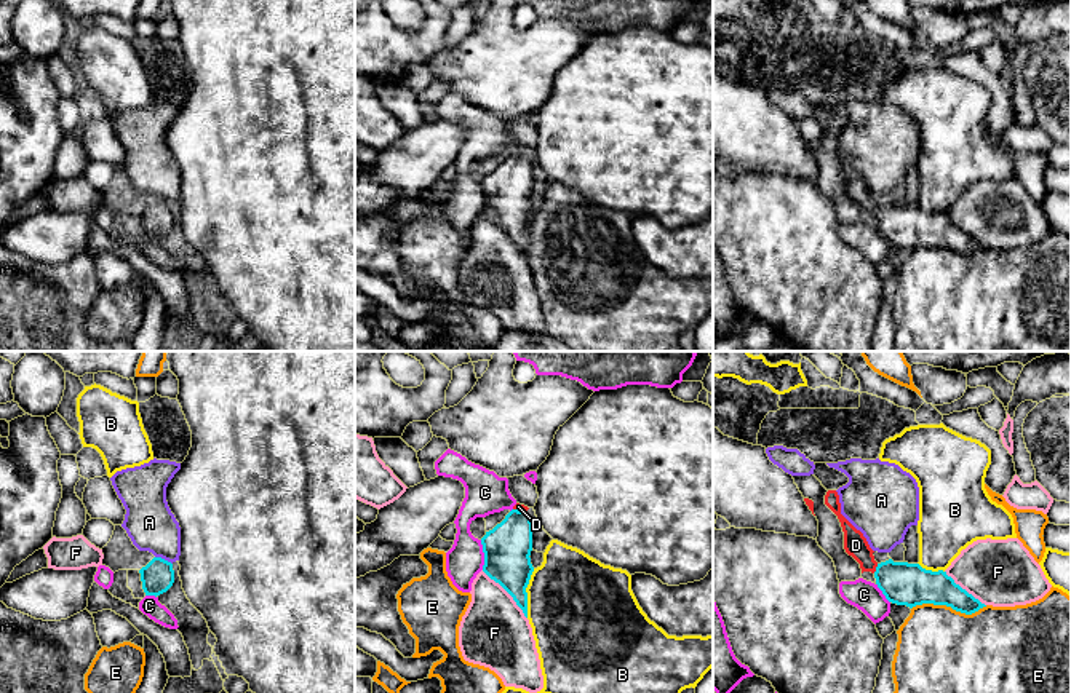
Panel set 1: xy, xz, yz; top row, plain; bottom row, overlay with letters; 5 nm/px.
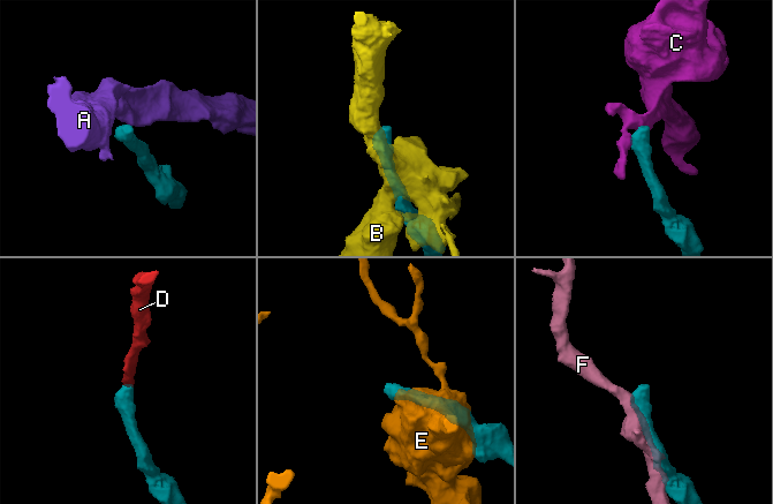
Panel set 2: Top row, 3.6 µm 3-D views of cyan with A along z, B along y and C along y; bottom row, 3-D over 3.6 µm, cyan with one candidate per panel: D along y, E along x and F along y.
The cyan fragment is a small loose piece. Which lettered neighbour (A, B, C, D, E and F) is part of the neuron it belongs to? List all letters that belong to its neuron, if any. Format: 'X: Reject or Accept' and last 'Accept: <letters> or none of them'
A: Reject
B: Reject
C: Reject
D: Accept
E: Reject
F: Reject
Accept: D

